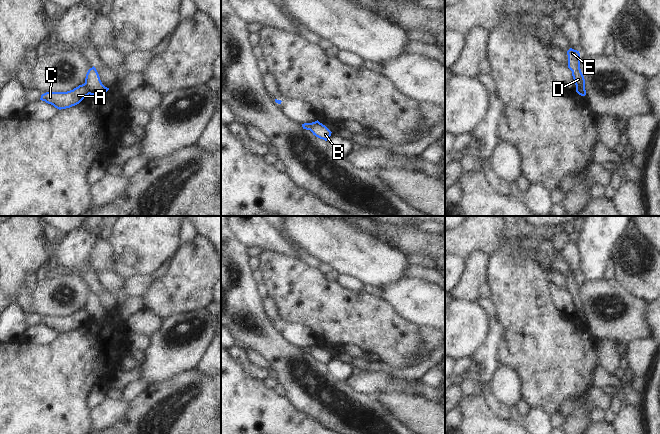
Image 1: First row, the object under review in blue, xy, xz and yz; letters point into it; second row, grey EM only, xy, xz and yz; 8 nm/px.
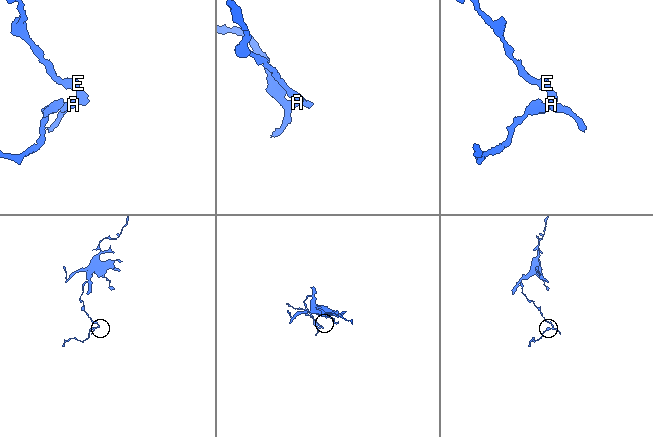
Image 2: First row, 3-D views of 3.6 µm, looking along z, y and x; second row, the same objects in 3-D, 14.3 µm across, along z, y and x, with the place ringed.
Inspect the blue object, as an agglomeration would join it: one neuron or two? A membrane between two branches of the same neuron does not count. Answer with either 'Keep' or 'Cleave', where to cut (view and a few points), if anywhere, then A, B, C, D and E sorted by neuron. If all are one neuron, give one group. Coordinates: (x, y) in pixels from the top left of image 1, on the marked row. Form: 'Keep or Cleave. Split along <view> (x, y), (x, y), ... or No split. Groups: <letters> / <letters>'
Cleave. Split along xy (84, 83), (89, 93). Groups: A C / B D E.

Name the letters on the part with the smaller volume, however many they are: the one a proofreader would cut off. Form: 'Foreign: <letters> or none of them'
Foreign: A, C.

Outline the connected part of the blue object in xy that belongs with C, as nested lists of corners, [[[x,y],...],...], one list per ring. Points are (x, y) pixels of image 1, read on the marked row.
[[[84,83],[67,92],[46,92],[41,95],[40,100],[61,110],[79,104],[88,95],[89,90]]]

